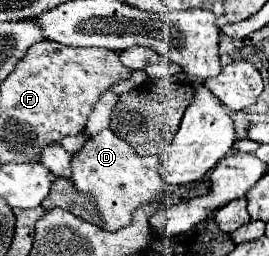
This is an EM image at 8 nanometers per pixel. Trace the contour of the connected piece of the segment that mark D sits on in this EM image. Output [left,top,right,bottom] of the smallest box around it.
[72,130,198,230]

